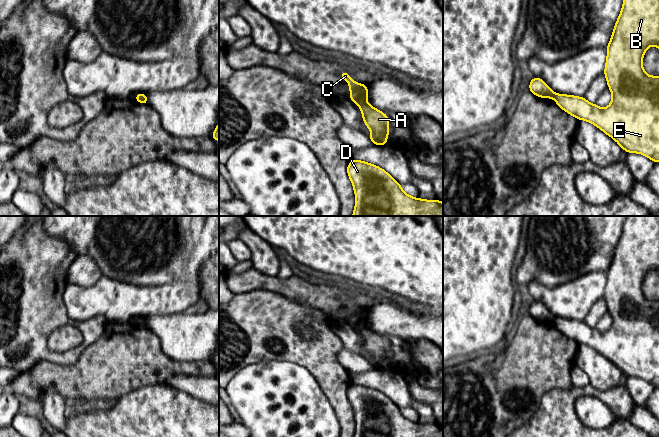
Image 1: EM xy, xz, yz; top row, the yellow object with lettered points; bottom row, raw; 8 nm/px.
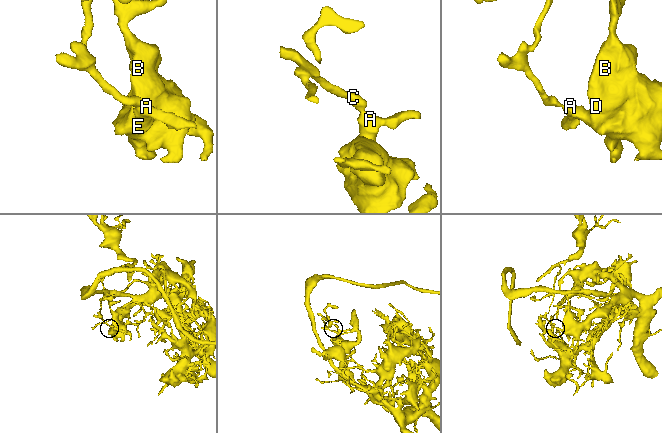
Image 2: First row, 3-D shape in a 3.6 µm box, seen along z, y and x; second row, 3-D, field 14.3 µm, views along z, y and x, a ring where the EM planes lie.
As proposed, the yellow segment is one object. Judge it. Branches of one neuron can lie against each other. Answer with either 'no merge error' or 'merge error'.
merge error

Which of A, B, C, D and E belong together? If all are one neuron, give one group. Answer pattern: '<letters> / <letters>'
A B D E / C

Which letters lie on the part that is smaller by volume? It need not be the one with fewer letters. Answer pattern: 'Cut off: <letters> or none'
Cut off: C

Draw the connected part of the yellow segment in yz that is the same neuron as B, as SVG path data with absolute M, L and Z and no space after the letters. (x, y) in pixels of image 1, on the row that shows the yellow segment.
M624 0L607 45L604 75L612 93L611 104L602 109L584 97L557 94L557 105L578 120L585 120L613 138L628 153L640 153L659 162L659 76L645 73L642 59L649 46L659 48L659 0Z

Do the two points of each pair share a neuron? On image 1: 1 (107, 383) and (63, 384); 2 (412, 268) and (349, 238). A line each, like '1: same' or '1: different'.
1: same
2: same

